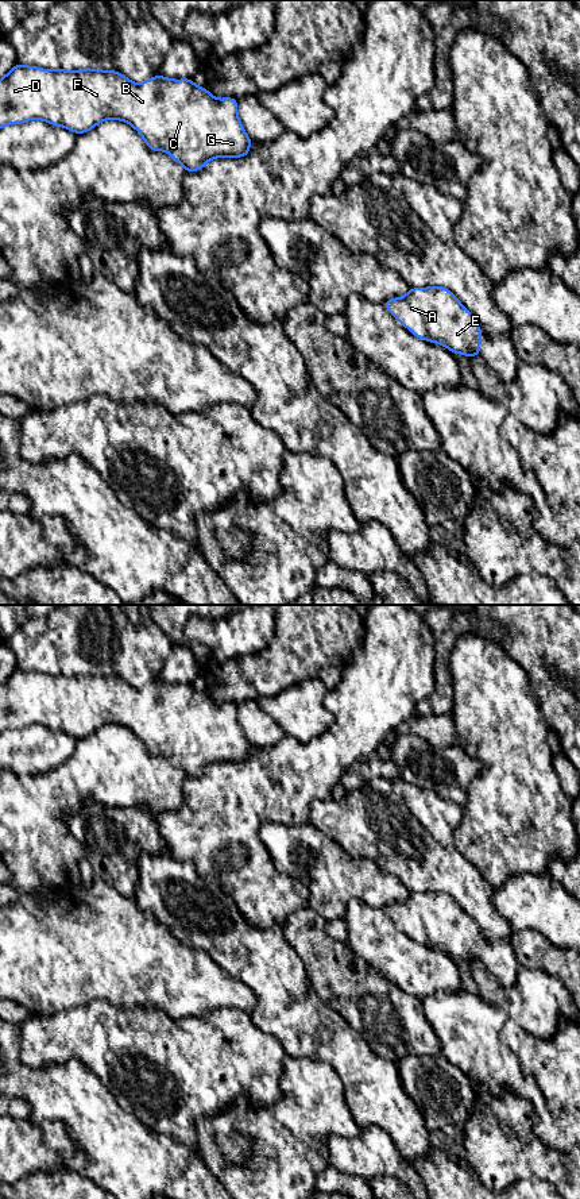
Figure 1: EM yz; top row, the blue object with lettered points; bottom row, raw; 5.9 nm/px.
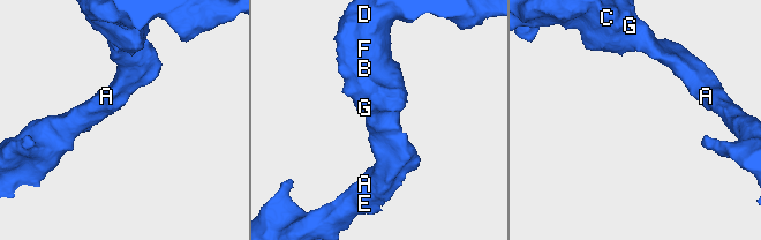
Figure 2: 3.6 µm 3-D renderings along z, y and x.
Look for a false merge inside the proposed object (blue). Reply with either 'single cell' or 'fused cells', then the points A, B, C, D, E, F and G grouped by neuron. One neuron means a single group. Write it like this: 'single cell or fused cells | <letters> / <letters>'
single cell | A B C D E F G

